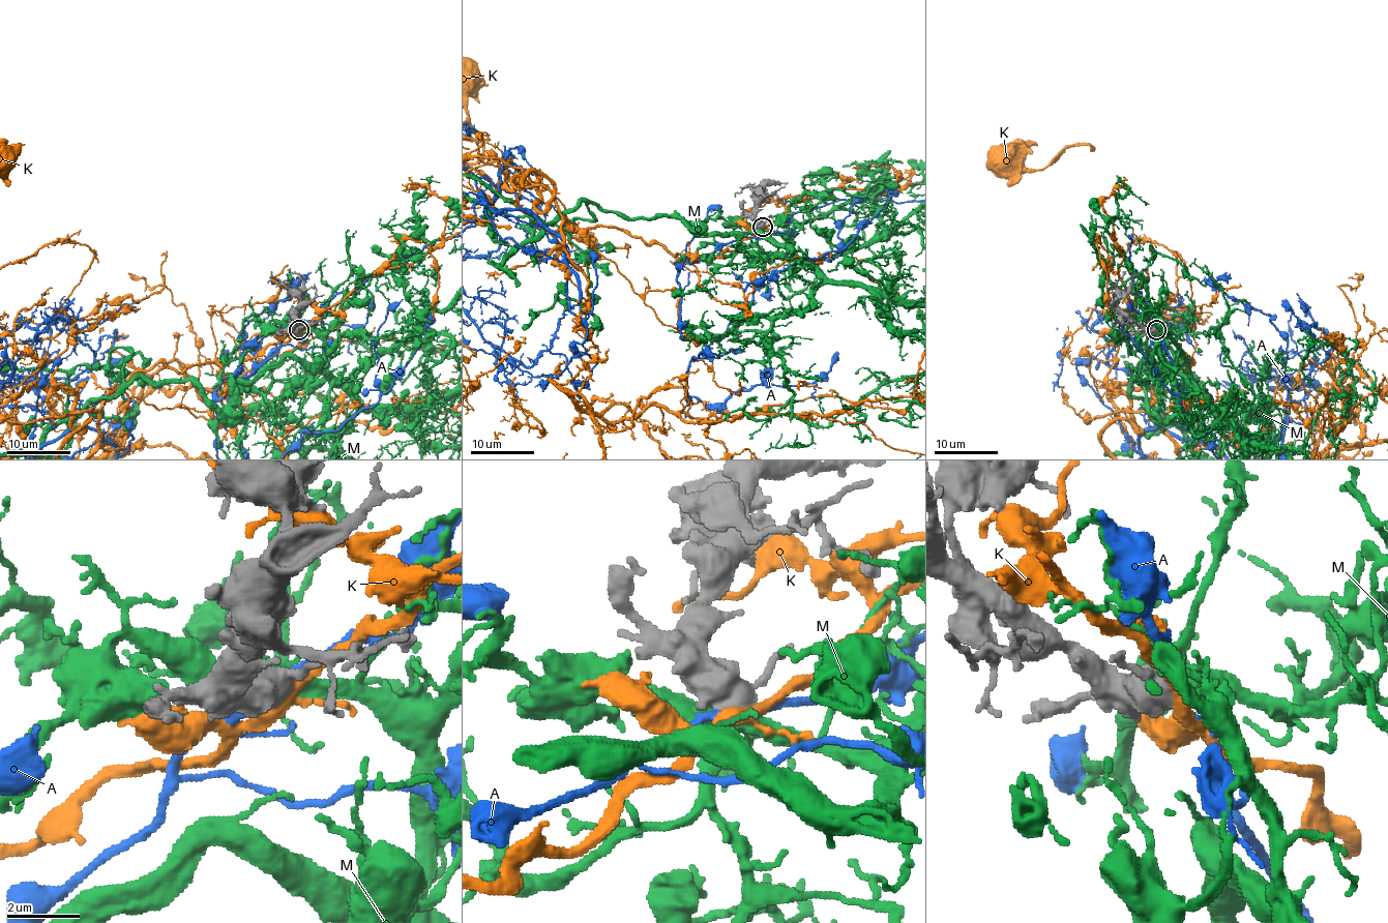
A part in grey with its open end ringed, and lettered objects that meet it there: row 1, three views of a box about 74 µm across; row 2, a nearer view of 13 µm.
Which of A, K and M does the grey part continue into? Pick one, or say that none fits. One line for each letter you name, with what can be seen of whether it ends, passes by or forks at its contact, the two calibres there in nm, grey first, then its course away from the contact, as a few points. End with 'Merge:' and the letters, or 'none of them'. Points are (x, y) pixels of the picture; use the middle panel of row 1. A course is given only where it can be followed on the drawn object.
M: it forks | 600/500 nm
Merge: M

